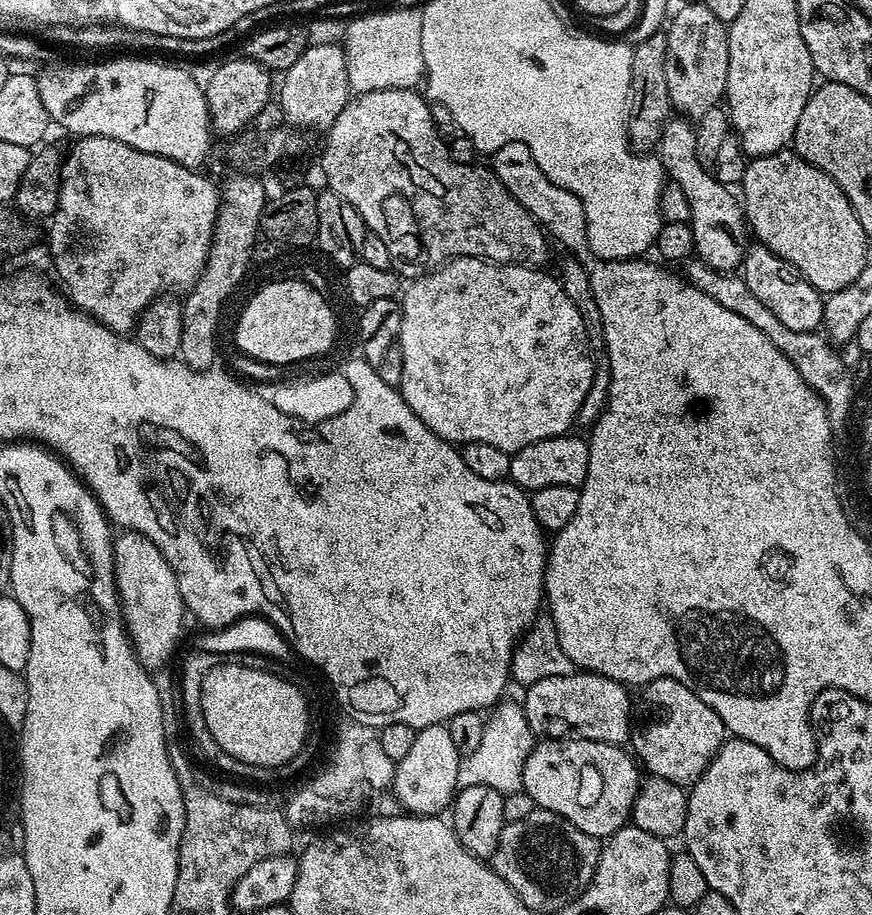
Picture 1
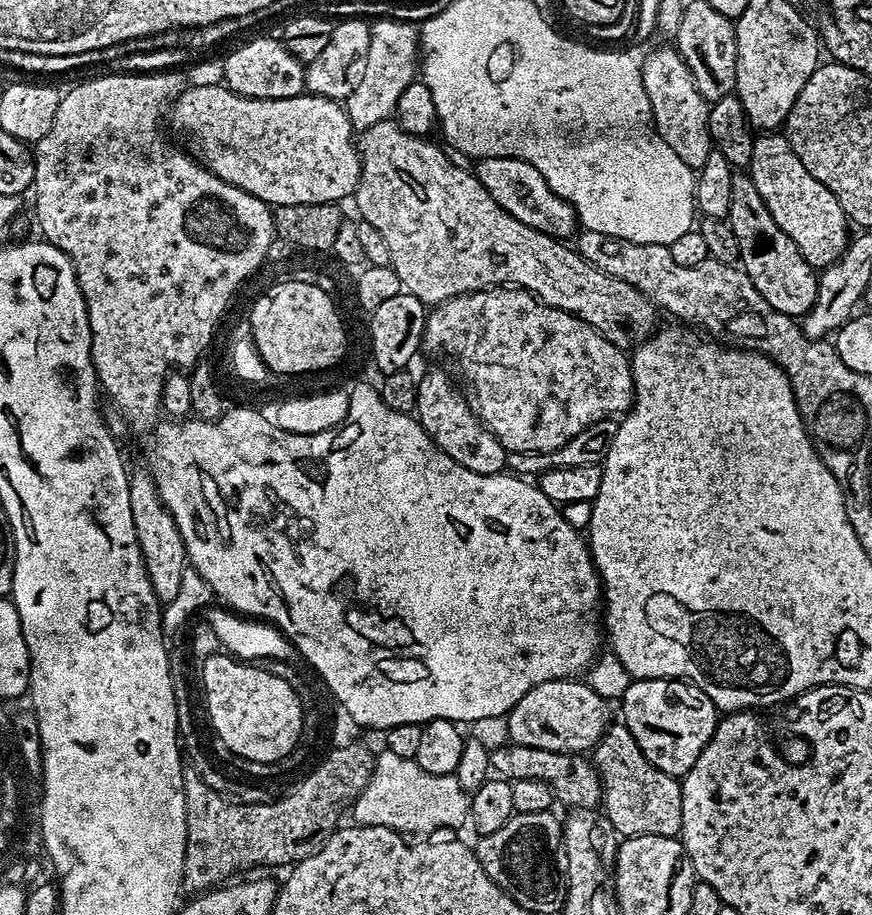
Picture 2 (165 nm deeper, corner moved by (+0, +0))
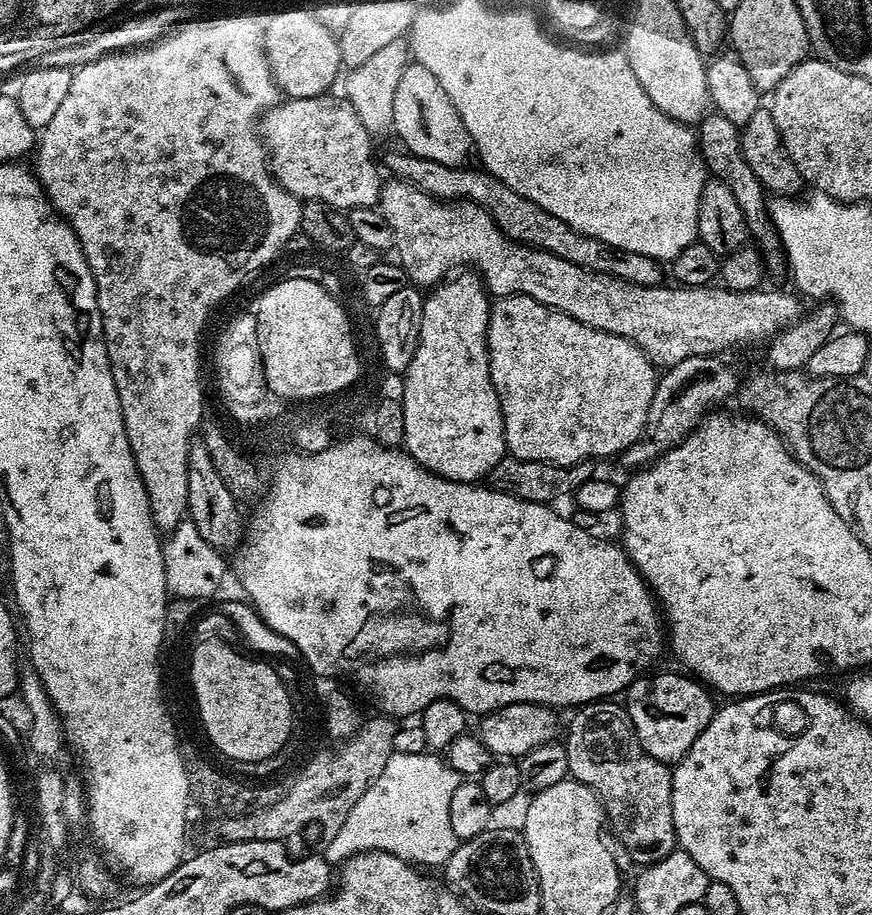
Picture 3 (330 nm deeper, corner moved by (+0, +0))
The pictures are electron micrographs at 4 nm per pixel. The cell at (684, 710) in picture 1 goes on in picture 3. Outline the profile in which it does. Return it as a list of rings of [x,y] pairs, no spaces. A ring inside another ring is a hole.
[[[660,672],[657,676],[652,675],[645,674],[633,684],[628,685],[626,689],[626,697],[628,696],[626,711],[632,719],[632,728],[640,740],[640,745],[656,760],[675,762],[684,757],[690,750],[690,746],[694,746],[694,738],[698,738],[698,734],[702,734],[702,730],[706,730],[706,726],[712,721],[713,693],[701,681],[688,674],[679,676],[676,672]]]

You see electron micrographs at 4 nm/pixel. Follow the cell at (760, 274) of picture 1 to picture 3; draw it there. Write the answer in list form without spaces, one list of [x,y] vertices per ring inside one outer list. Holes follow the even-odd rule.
[[[713,111],[711,114],[705,114],[700,119],[694,135],[700,149],[700,157],[704,159],[705,169],[715,179],[720,180],[726,186],[730,186],[734,199],[738,201],[738,206],[742,206],[742,214],[748,227],[748,235],[767,253],[767,267],[772,269],[778,267],[779,264],[781,267],[782,256],[777,251],[778,233],[776,227],[772,224],[769,201],[767,199],[764,201],[766,189],[761,184],[760,179],[754,174],[754,170],[750,170],[750,165],[747,164],[746,158],[742,154],[740,149],[740,128],[734,122],[730,122],[728,118],[722,118],[720,112]],[[775,248],[777,253],[772,252]],[[767,251],[772,253],[769,254]]]

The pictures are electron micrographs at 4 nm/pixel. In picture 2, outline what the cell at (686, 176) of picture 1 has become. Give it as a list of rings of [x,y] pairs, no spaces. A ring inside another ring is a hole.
[[[675,47],[656,48],[642,60],[642,82],[646,86],[646,98],[650,98],[656,133],[660,142],[674,153],[678,160],[686,162],[693,170],[703,168],[706,158],[714,151],[708,133],[709,101],[698,94],[694,78]]]

